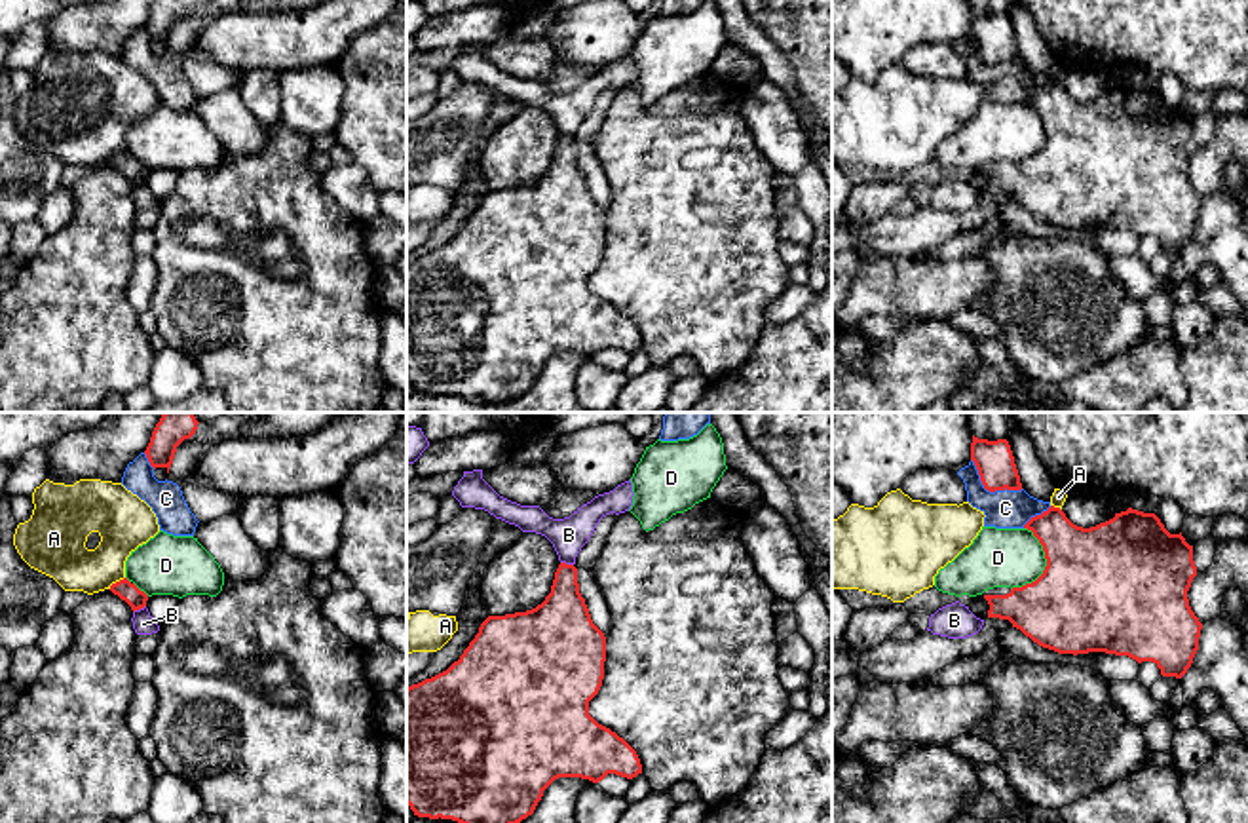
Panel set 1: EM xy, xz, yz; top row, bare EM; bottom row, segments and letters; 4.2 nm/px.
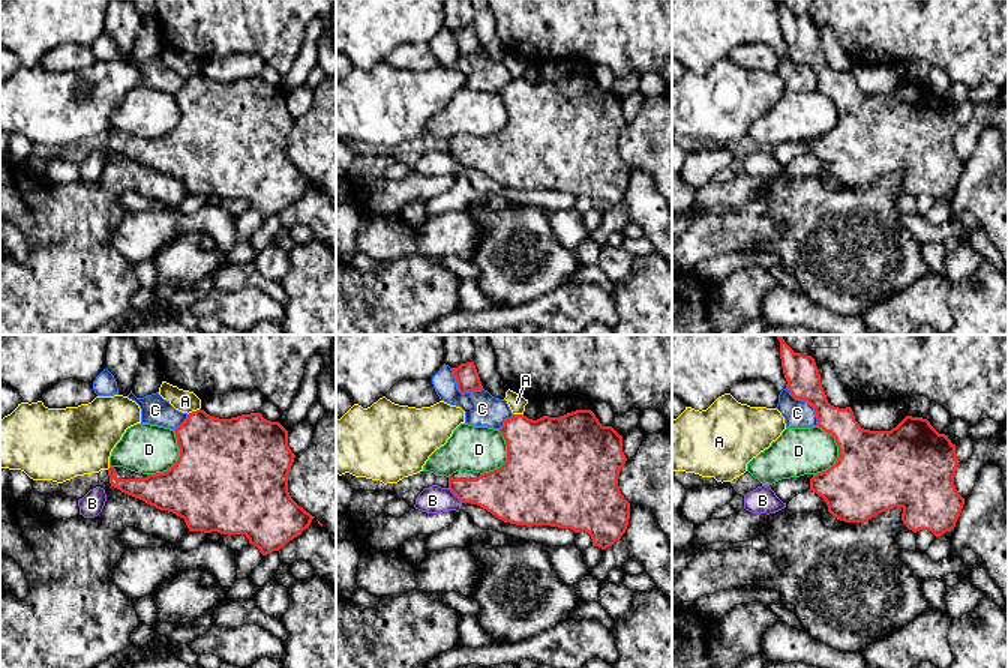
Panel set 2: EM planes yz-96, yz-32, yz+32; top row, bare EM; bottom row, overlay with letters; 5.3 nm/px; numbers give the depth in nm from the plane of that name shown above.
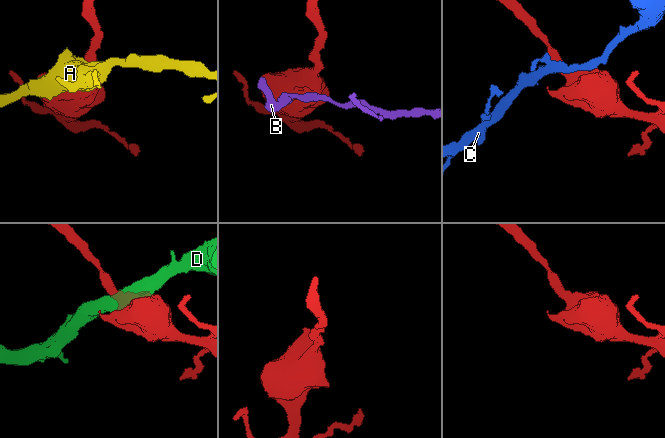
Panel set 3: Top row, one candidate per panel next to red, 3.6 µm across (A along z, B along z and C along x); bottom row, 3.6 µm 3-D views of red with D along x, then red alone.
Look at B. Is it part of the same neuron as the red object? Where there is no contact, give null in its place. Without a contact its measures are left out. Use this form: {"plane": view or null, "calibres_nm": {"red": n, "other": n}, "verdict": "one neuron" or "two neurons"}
{"plane": "xy", "calibres_nm": {"red": 90, "other": 90}, "verdict": "two neurons"}

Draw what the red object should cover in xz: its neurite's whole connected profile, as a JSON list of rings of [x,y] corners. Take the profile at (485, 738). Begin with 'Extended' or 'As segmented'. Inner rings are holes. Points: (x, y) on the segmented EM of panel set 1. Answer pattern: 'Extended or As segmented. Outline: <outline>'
As segmented. Outline: [[[558,565],[551,593],[536,608],[488,616],[458,661],[407,688],[407,804],[414,815],[458,823],[520,823],[558,777],[598,783],[608,774],[627,779],[642,774],[636,751],[589,715],[589,701],[602,686],[604,661],[606,637],[591,620],[574,565]]]

